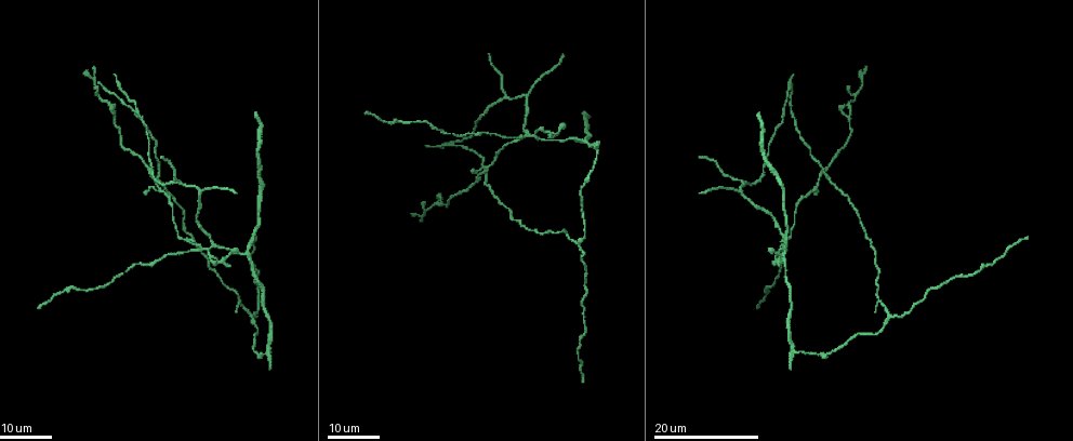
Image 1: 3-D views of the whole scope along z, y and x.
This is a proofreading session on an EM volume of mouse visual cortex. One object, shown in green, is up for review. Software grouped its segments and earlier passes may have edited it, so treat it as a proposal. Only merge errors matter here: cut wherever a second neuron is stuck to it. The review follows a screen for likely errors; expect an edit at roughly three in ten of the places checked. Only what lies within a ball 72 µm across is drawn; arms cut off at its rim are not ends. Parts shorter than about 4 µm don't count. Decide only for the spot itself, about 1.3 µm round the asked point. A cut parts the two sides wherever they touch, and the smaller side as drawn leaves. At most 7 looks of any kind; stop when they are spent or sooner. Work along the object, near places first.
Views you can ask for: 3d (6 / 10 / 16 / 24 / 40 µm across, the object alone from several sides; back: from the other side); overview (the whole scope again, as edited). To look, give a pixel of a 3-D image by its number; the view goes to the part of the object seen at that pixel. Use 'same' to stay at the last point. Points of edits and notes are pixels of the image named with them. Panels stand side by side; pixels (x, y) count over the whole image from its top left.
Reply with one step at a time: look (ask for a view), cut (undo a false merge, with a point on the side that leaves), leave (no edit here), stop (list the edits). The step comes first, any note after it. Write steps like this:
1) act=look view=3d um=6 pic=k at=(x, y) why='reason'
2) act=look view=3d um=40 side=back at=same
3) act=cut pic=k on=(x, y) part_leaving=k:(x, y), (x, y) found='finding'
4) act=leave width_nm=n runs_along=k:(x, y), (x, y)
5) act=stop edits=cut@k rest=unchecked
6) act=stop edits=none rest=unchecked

act=look view=3d um=24 pic=1 at=(580, 343)

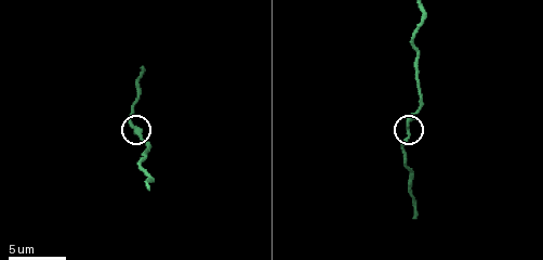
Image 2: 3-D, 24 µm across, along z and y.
act=look view=3d um=6 pic=2 at=(406, 131)

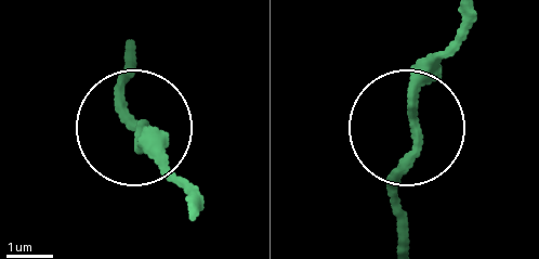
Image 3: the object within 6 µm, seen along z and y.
act=leave runs_along=3:(188, 206), (145, 152), (118, 81) found='all the same neuron'

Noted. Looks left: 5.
act=look view=3d um=16 pic=1 at=(200, 249)

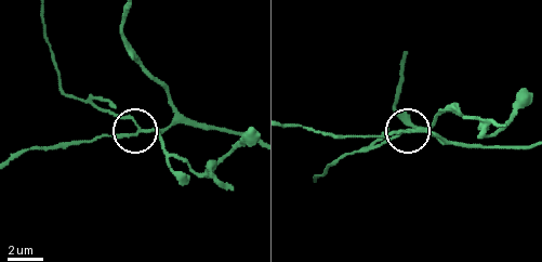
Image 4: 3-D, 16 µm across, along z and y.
act=look view=3d um=10 pic=4 at=(138, 129)

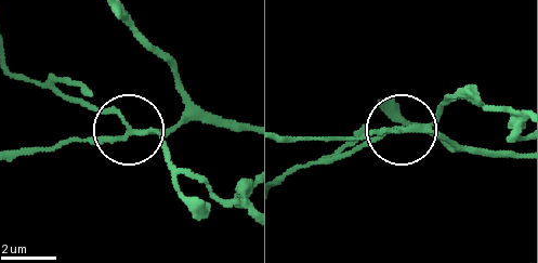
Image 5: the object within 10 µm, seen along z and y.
act=cut pic=5 on=(168, 150) width_nm=150 part_leaving=5:(140, 128), (16, 73) found='two neurons meet here'

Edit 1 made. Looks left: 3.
act=look view=overview why='see it whole again'

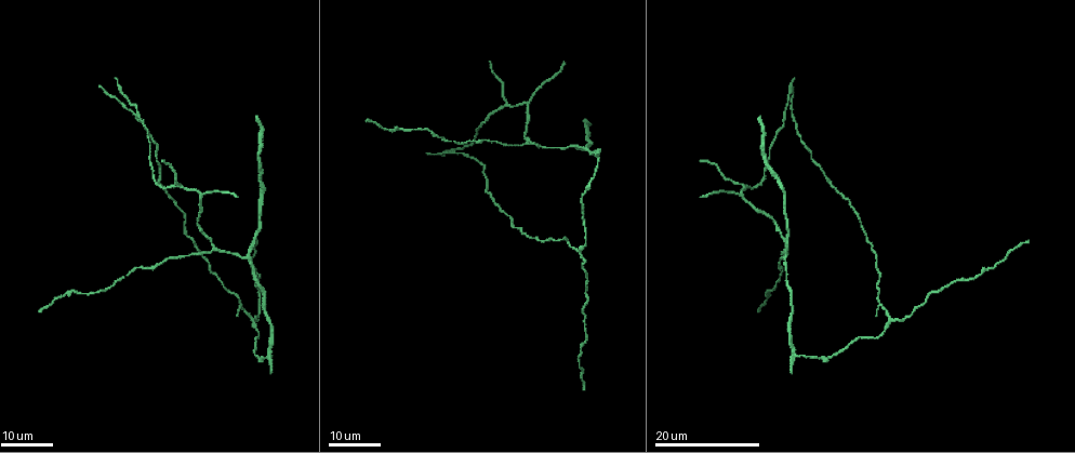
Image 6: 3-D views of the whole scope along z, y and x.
act=look view=3d um=16 pic=6 at=(505, 105) why='a fork'

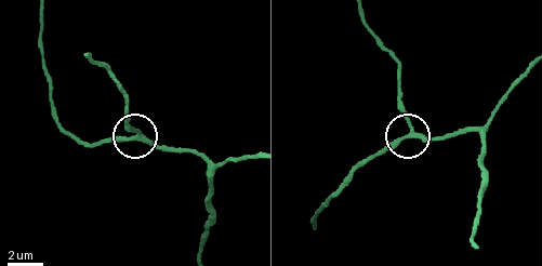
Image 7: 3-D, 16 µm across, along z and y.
act=look view=3d um=6 pic=7 at=(140, 132)

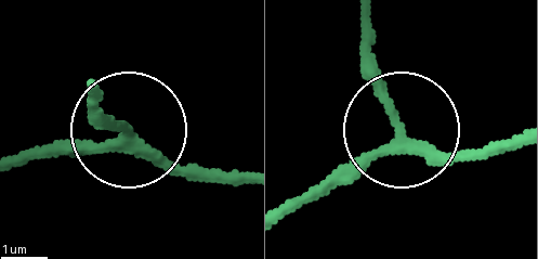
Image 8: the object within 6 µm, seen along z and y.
act=leave width_nm=210 runs_along=8:(511, 144), (464, 156), (418, 144), (359, 16) found='all the same neuron'

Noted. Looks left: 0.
act=stop edits=cut@5 rest=unchecked

